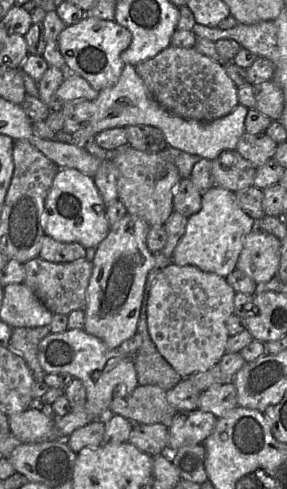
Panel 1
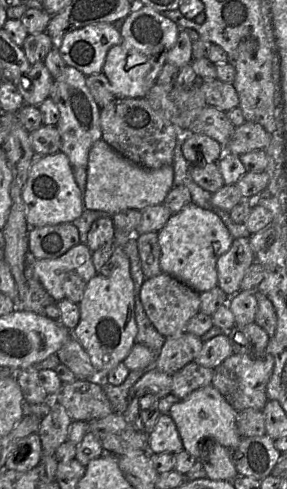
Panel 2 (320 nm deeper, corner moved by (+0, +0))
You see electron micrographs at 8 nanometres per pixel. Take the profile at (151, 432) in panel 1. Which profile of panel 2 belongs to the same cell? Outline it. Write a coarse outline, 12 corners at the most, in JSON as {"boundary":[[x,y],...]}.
{"boundary":[[76,379],[54,401],[72,420],[89,422],[113,412],[102,387]]}

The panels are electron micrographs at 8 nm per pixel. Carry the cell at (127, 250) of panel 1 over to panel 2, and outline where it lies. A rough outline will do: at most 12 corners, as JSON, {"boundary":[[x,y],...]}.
{"boundary":[[129,258],[91,278],[73,335],[106,375],[137,333]]}

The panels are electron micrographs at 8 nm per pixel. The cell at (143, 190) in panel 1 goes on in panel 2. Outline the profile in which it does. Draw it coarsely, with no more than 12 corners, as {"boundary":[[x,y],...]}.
{"boundary":[[145,98],[100,111],[102,140],[147,169],[173,165],[180,131]]}

